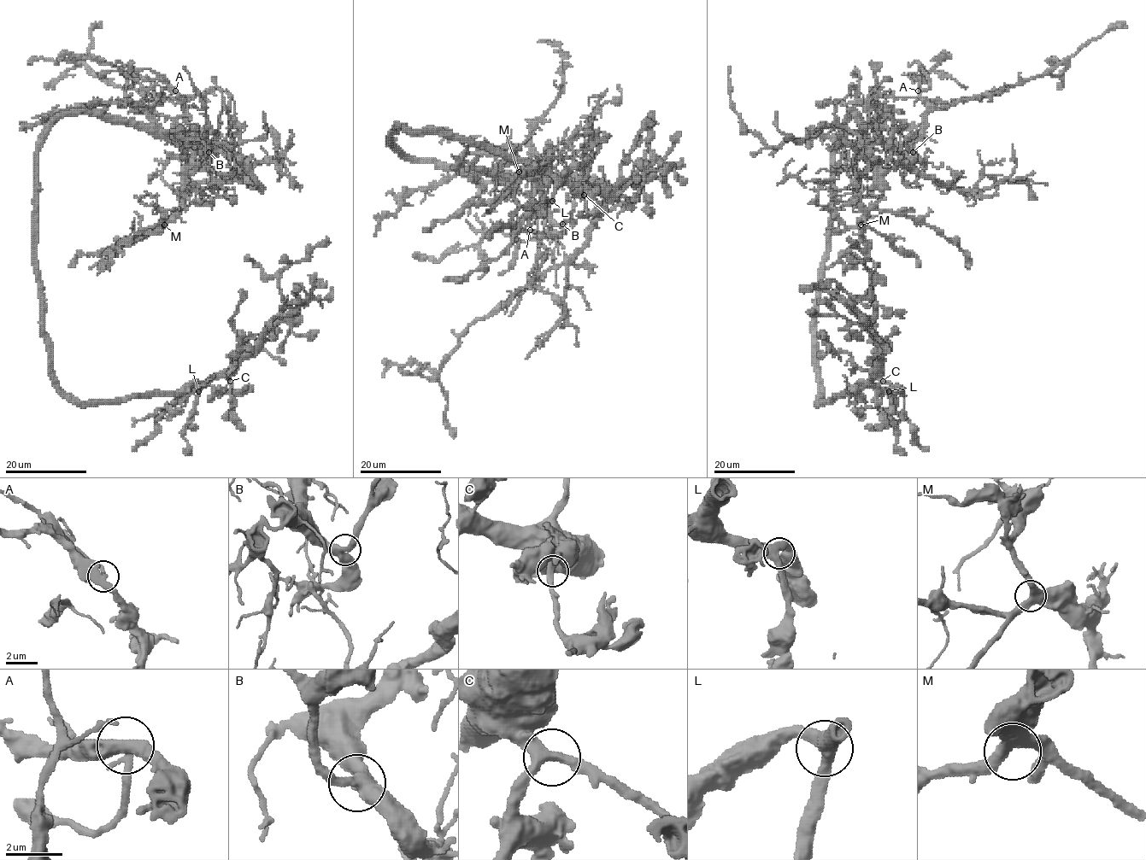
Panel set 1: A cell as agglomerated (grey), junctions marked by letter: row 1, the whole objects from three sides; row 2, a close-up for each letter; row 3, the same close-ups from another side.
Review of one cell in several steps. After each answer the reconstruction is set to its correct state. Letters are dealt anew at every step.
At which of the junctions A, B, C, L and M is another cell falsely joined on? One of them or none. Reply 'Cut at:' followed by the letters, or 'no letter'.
Cut at: A

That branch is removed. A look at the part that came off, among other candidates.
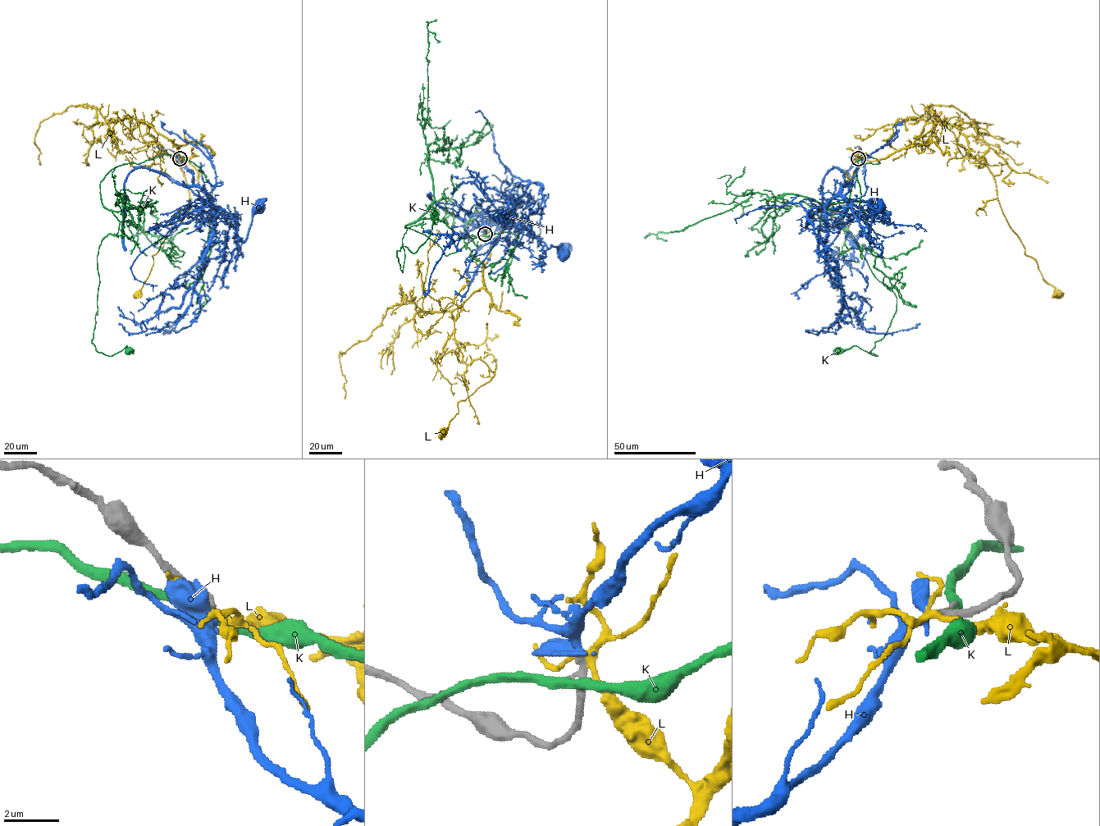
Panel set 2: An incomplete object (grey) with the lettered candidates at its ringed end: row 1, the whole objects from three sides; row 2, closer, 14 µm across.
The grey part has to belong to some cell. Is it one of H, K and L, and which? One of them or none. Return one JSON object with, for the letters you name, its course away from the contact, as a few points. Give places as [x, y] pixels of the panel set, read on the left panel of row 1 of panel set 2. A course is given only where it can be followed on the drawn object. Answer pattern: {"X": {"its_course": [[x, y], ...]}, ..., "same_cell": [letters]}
{"H": {"its_course": [[180, 157], [181, 165], [192, 174], [193, 184], [207, 196], [241, 240], [245, 239], [252, 215], [257, 207]]}, "same_cell": ["H"]}

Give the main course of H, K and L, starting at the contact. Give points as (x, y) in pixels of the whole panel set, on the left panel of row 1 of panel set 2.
H: (180, 157), (181, 165), (192, 174), (193, 184), (207, 196), (241, 240), (245, 239), (252, 215), (257, 207)
K: (180, 157), (123, 163), (100, 183), (102, 204), (120, 222), (98, 247), (92, 342), (108, 356), (128, 352)
L: (180, 157), (187, 160), (179, 146), (147, 124), (179, 163), (189, 203), (152, 256), (148, 277), (136, 294)

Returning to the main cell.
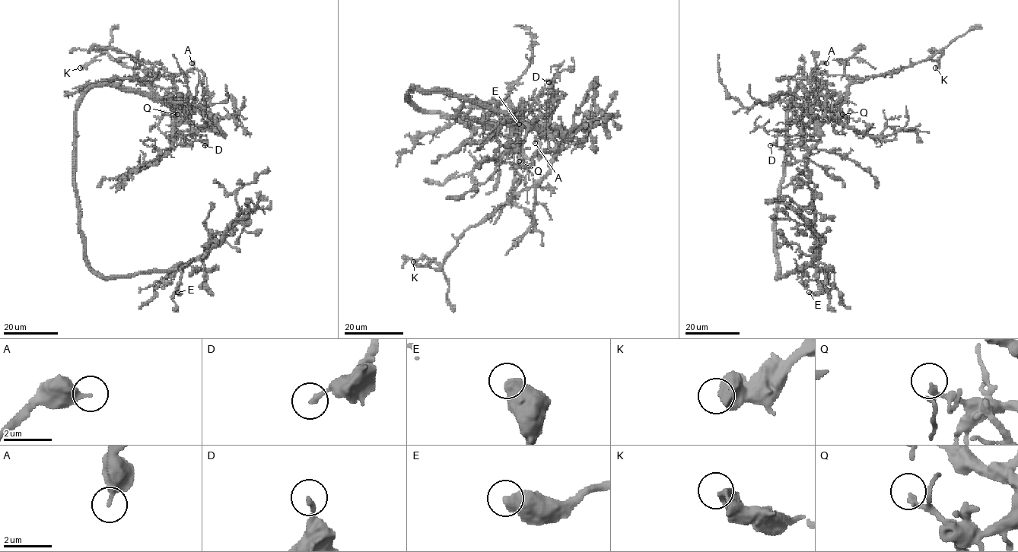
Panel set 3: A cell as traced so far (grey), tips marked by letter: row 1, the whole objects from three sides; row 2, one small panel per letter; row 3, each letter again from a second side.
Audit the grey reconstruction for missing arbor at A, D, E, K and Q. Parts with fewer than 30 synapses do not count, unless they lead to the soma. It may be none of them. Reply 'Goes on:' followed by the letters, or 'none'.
Goes on: none

